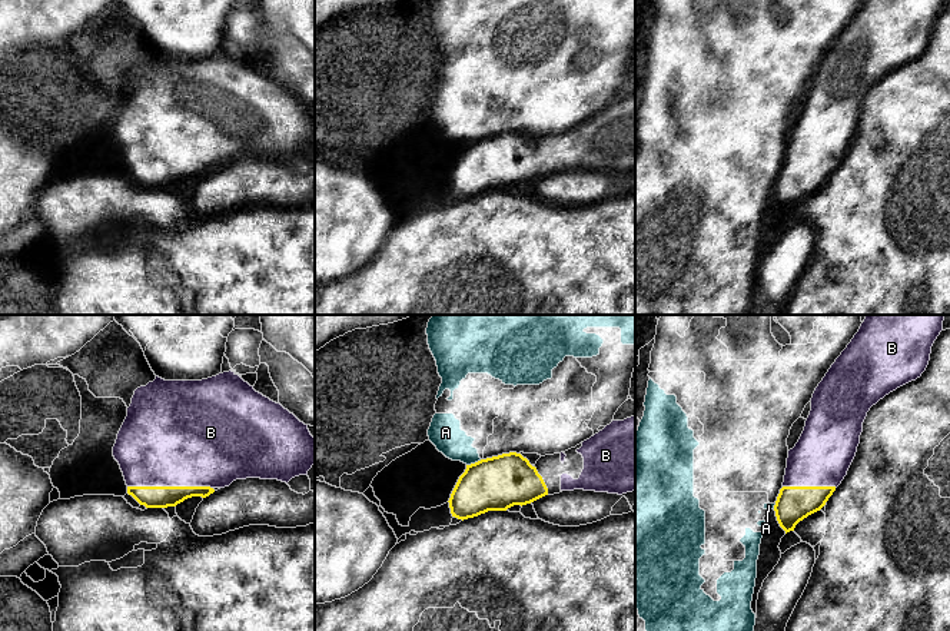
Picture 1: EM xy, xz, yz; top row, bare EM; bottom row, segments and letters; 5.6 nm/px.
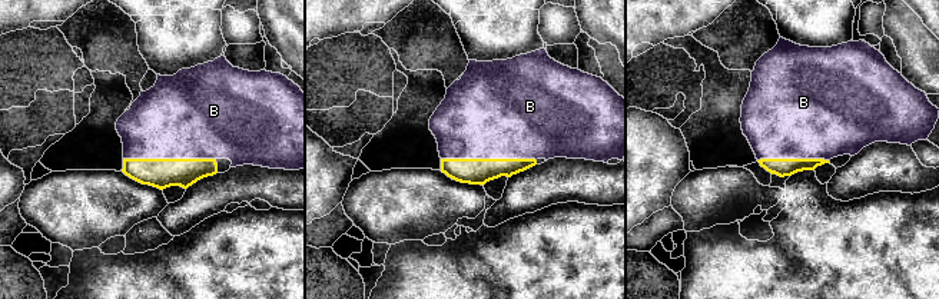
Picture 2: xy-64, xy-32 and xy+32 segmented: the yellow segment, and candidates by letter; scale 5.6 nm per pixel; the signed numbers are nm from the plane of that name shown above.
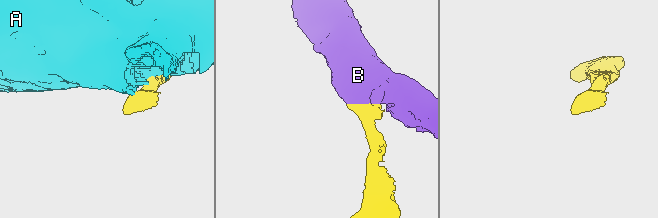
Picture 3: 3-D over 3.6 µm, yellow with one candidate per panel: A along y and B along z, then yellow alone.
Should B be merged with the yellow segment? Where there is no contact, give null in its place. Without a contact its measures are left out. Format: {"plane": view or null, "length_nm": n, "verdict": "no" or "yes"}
{"plane": "xy", "length_nm": 480, "verdict": "yes"}

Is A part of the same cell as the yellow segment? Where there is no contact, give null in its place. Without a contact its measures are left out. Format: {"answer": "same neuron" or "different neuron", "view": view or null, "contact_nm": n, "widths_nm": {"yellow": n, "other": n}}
{"answer": "different neuron", "view": "xz", "contact_nm": 90, "widths_nm": {"yellow": 300, "other": 180}}

